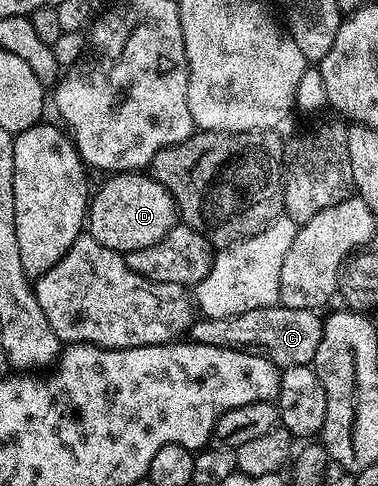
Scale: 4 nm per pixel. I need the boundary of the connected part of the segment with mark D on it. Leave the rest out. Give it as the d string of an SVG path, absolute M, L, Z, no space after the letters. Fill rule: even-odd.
M139 171L117 172L105 180L108 181L97 192L95 189L91 193L86 217L87 235L102 242L102 246L121 254L143 250L146 246L154 246L154 242L162 242L178 223L172 195L151 175Z

